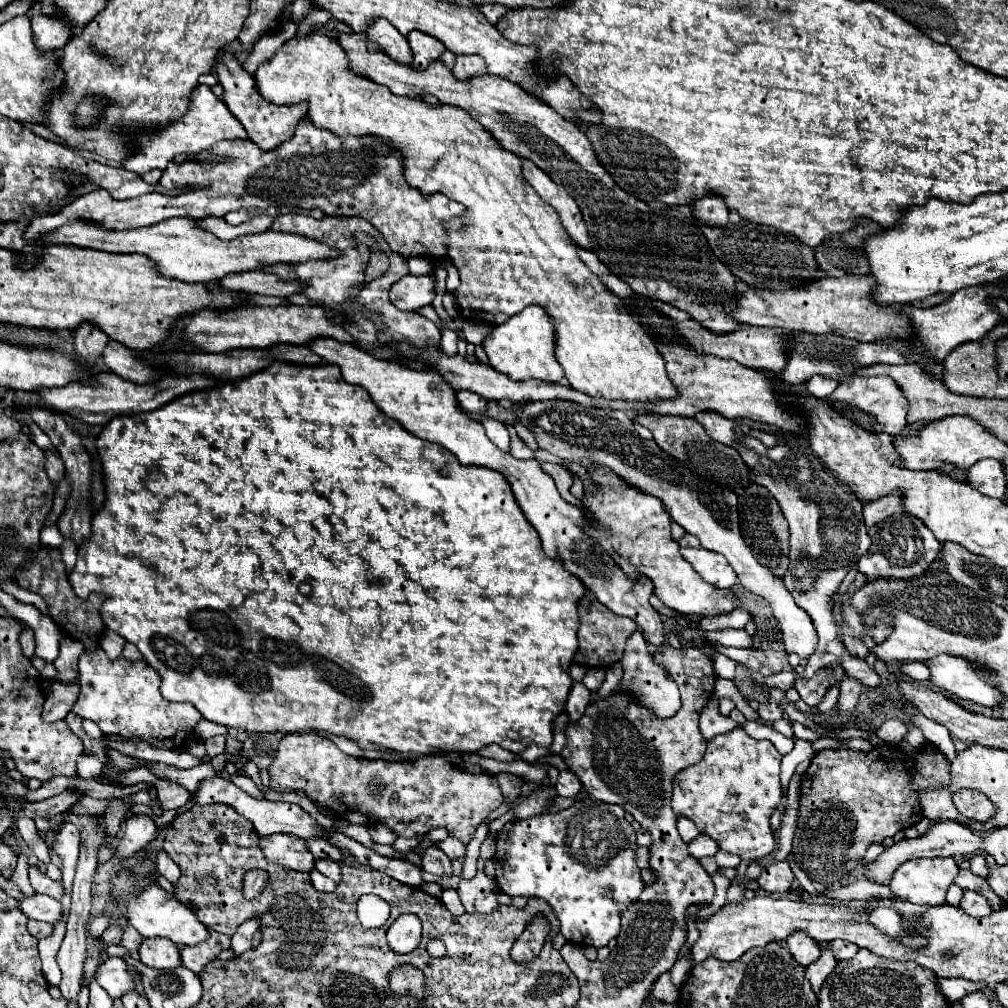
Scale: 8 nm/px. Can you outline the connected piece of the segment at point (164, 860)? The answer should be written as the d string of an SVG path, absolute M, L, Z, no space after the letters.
M160 851L158 857L156 857L156 869L158 869L158 873L160 873L162 877L166 877L172 885L176 885L178 877L181 876L177 864L174 863L168 855L164 855L164 851Z

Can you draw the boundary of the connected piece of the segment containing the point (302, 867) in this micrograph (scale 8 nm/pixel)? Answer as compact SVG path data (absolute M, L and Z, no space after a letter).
M274 833L274 835L260 835L260 849L264 857L278 865L288 865L296 871L310 873L314 869L314 855L310 853L304 839L288 833Z

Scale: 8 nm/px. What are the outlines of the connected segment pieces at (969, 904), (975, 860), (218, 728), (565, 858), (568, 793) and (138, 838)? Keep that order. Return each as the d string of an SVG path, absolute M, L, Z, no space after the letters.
M964 891L964 897L960 901L964 911L972 917L988 917L992 913L992 905L986 901L986 897L978 891Z
M976 853L976 855L970 857L970 871L976 873L976 875L982 875L982 877L988 875L988 865L986 865L986 861L984 861L984 855Z
M204 718L199 721L195 728L196 736L202 741L216 735L227 735L227 733L227 727L212 723Z
M584 793L584 799L576 807L568 807L556 815L540 815L524 821L510 821L496 837L496 883L500 891L508 895L536 895L546 899L560 919L560 933L566 941L596 949L606 947L608 941L620 933L620 915L638 901L644 891L640 867L636 863L636 851L632 845L636 831L624 817L622 805L602 803Z
M562 771L554 789L560 797L576 797L582 791L582 783L572 771Z
M132 815L126 821L126 833L120 845L116 847L116 855L118 857L134 855L156 837L156 831L158 827L150 815Z

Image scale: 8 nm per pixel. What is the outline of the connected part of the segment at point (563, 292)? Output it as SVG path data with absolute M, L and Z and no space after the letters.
M312 31L306 39L292 39L284 43L268 63L256 69L256 81L260 95L276 105L308 101L308 115L320 129L330 129L342 137L376 135L386 139L394 149L402 151L404 175L410 185L424 191L424 195L440 191L466 205L468 211L464 217L456 217L446 223L450 235L448 257L458 269L462 281L454 295L464 319L500 325L508 317L520 313L526 305L542 305L556 319L556 359L564 367L572 389L594 399L630 403L658 403L678 397L678 389L666 373L666 363L658 353L656 341L644 331L644 327L640 327L640 323L636 323L636 319L628 315L628 311L624 311L622 299L610 293L582 263L572 239L560 227L556 211L552 211L552 207L544 203L524 179L520 171L522 159L502 149L496 139L464 109L446 103L430 105L422 97L400 97L386 85L352 73L344 49L320 31Z

